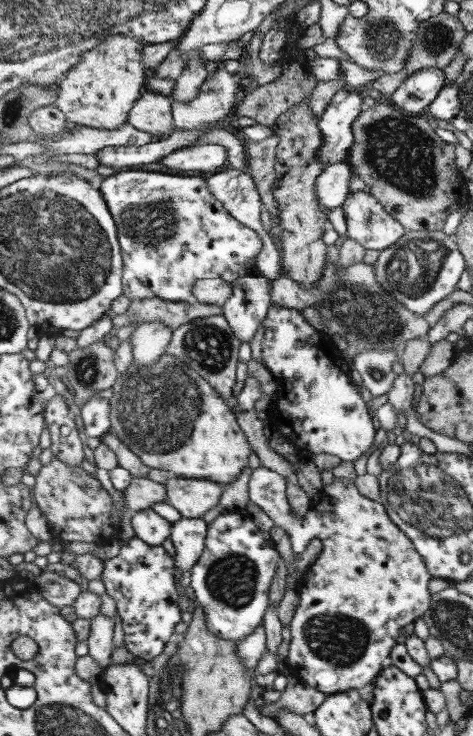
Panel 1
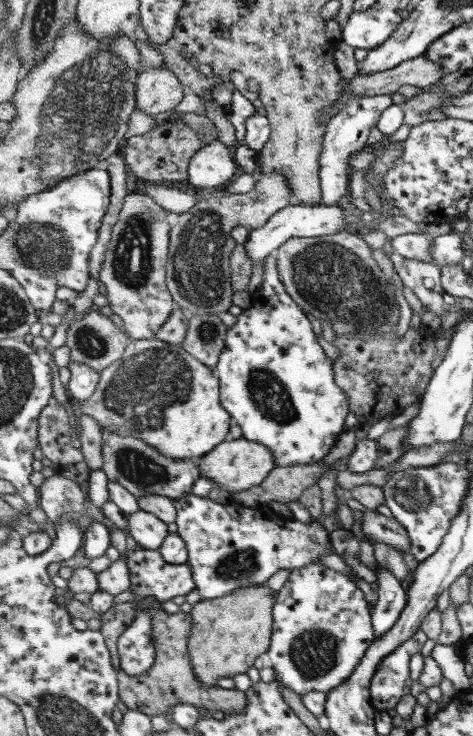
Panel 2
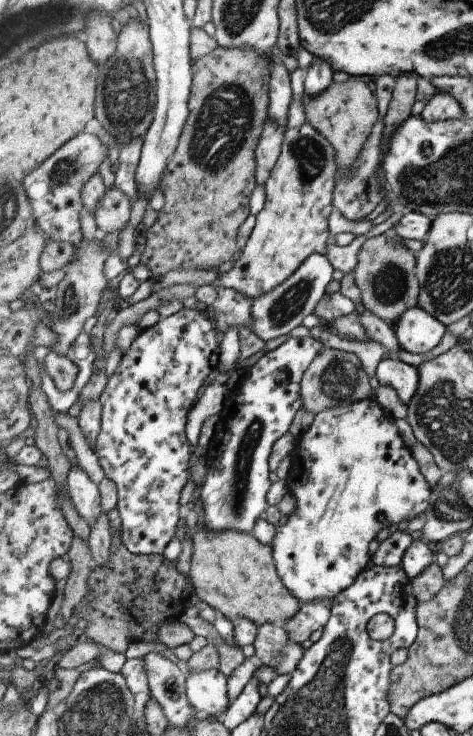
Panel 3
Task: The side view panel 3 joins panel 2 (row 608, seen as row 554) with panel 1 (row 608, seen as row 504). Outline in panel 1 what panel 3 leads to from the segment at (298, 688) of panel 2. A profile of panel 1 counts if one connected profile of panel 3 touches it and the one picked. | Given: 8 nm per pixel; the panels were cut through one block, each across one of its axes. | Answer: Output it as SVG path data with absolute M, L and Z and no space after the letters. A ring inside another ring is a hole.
M260 466L252 472L251 478L250 500L274 521L275 526L293 535L296 552L302 551L305 540L310 537L315 536L322 542L322 551L300 579L301 602L289 625L292 638L287 662L298 670L307 685L328 695L371 685L384 670L391 652L399 644L397 638L405 634L406 626L414 623L419 616L423 617L433 604L430 591L433 575L423 555L390 517L385 505L363 496L355 482L334 478L330 485L324 487L320 502L305 518L301 518L291 508L285 476Z

